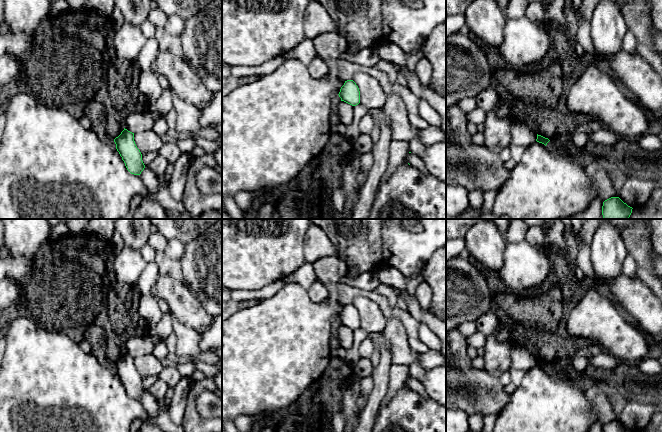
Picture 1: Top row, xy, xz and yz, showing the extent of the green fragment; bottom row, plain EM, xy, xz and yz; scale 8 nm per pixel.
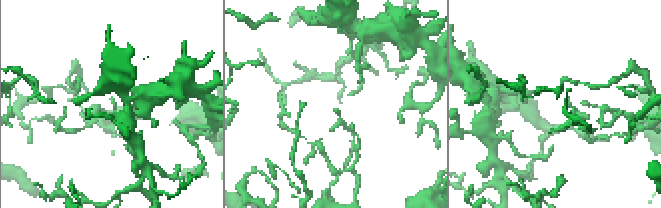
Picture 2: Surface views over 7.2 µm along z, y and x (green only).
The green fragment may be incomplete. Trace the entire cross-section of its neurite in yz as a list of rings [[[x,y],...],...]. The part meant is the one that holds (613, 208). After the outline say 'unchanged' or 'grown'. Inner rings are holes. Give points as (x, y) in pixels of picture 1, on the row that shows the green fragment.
[[[611,197],[603,202],[602,215],[604,219],[628,219],[632,209],[619,197]]]; unchanged

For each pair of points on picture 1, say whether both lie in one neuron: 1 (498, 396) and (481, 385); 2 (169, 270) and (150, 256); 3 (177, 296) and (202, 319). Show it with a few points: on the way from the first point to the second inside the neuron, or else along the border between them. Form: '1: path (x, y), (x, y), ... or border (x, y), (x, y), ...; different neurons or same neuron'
1: path (494, 396), (485, 389); same neuron
2: path (164, 265), (155, 256); same neuron
3: path (183, 302), (196, 315); same neuron

